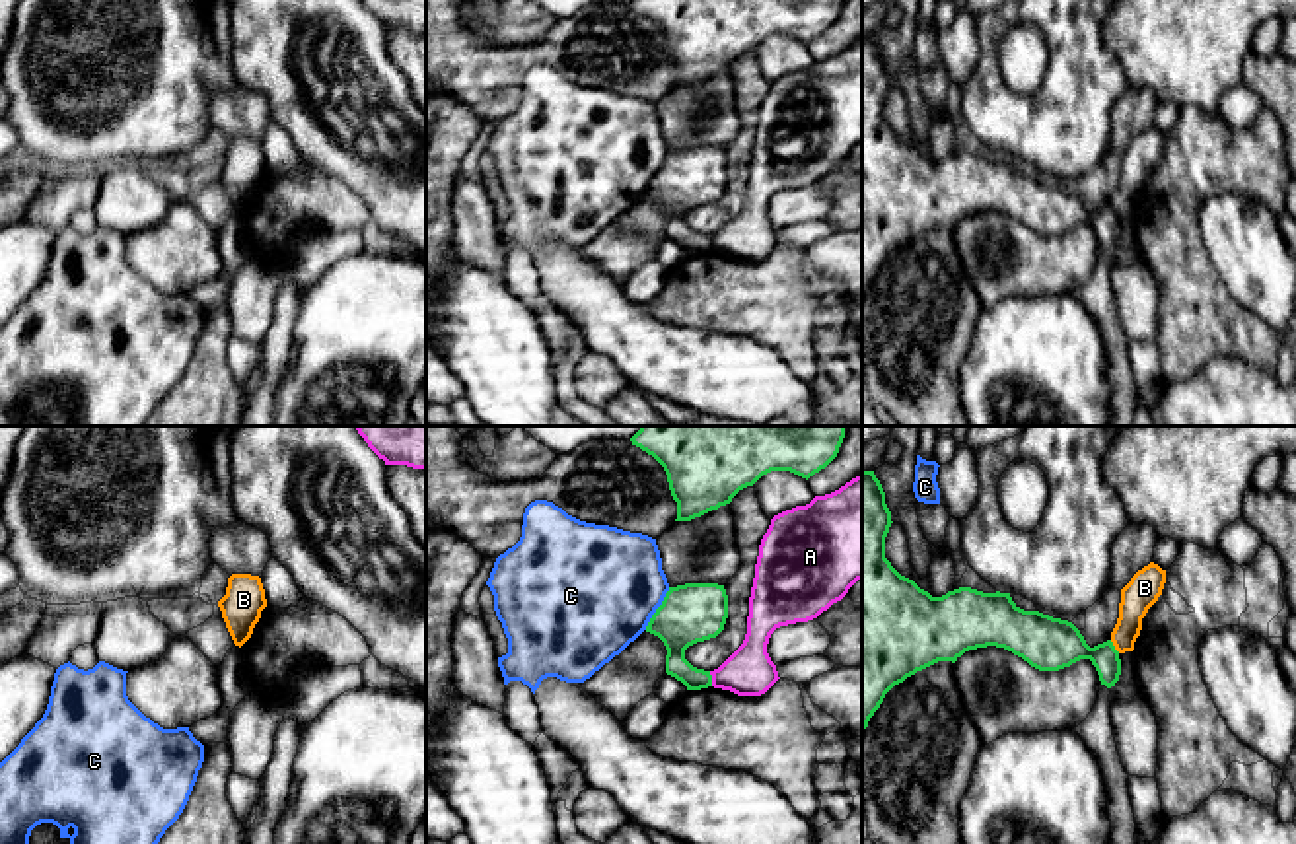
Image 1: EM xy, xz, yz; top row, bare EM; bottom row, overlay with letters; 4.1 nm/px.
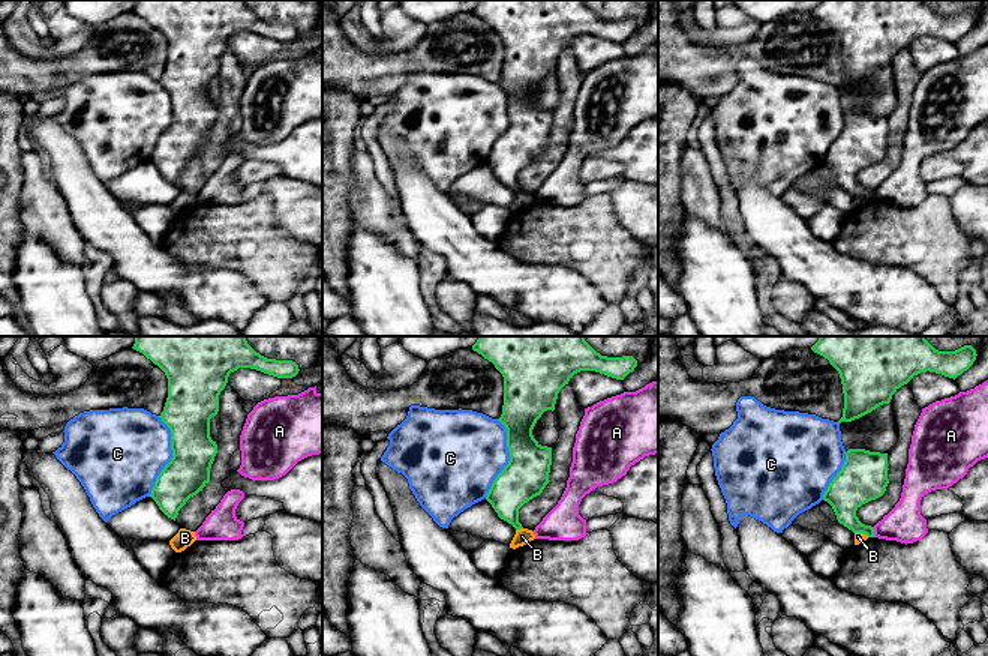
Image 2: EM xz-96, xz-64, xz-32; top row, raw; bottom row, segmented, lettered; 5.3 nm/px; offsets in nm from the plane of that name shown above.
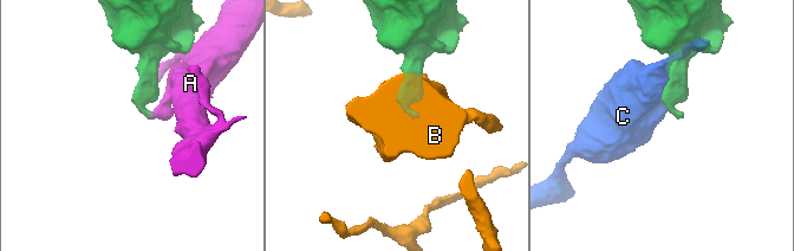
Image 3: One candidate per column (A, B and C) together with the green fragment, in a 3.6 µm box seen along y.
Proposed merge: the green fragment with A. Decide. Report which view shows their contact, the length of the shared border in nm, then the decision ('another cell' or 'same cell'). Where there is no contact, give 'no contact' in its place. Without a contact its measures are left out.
meets green in xz; contact 70 nm long; another cell

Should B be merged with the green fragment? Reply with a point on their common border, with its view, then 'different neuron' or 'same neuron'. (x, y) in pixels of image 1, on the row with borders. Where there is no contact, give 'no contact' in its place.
yz (1114, 646) | different neuron

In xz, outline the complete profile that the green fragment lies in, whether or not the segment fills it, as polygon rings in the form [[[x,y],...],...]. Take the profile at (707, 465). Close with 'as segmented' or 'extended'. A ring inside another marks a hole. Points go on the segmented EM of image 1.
[[[640,426],[632,445],[666,471],[677,519],[691,521],[771,471],[810,478],[839,453],[845,426]]]; as segmented

